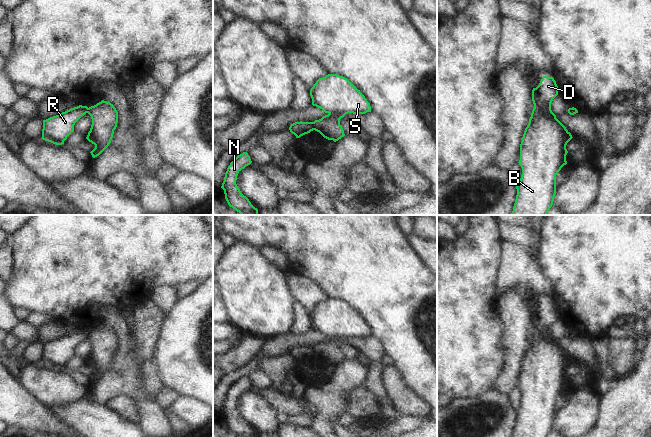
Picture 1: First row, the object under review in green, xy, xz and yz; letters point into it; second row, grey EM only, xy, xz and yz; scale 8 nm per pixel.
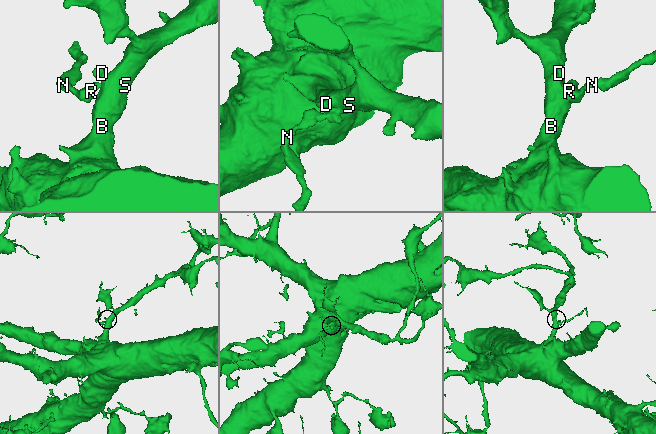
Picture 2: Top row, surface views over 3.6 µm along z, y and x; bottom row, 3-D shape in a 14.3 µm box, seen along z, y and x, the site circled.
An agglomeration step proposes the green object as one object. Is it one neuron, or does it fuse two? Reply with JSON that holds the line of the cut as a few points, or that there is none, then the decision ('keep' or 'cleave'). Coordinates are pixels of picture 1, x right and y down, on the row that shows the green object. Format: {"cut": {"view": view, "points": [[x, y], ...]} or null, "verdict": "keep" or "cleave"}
{"cut": {"view": "xz", "points": [[311, 122], [314, 129]]}, "verdict": "cleave"}

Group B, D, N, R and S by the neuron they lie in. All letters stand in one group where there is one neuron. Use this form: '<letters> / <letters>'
B D S / N R

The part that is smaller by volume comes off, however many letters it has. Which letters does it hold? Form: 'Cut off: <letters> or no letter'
Cut off: N, R

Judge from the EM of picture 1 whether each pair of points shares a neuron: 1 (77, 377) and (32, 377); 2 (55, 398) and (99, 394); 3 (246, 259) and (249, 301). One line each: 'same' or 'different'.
1: different
2: different
3: same

